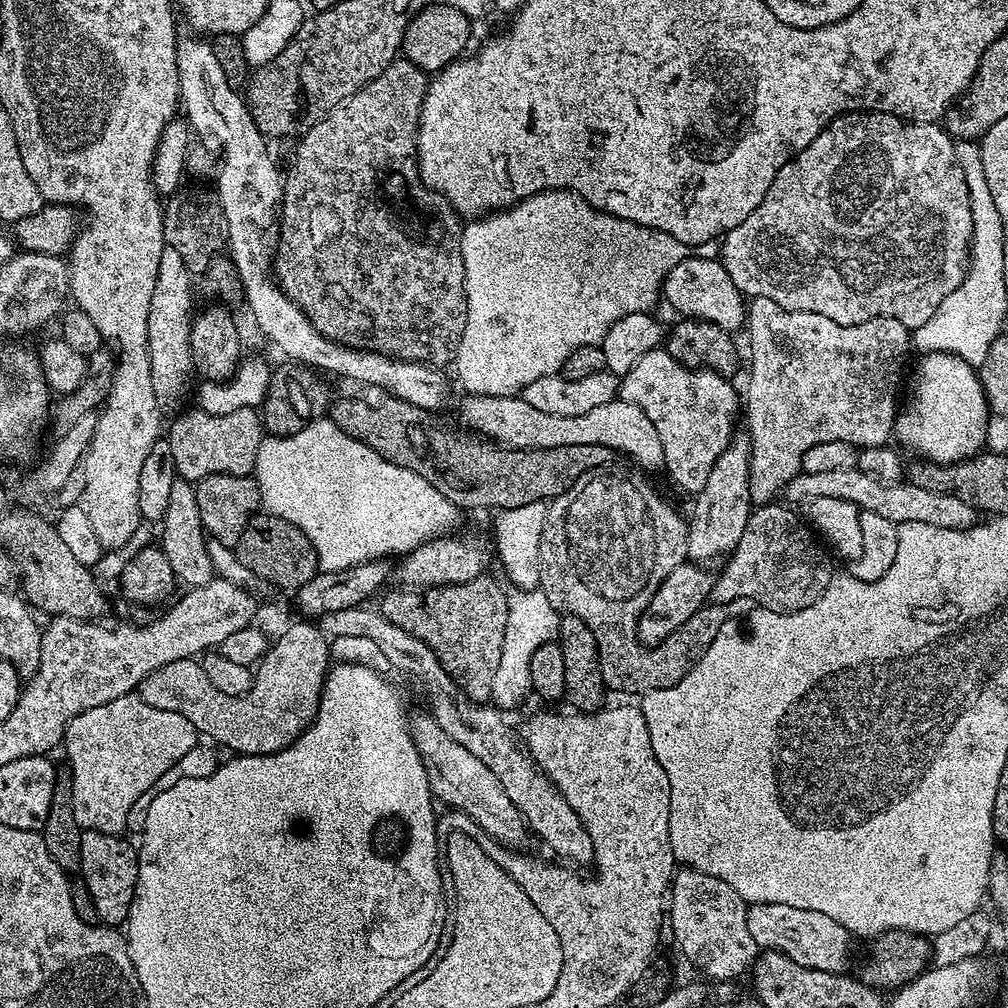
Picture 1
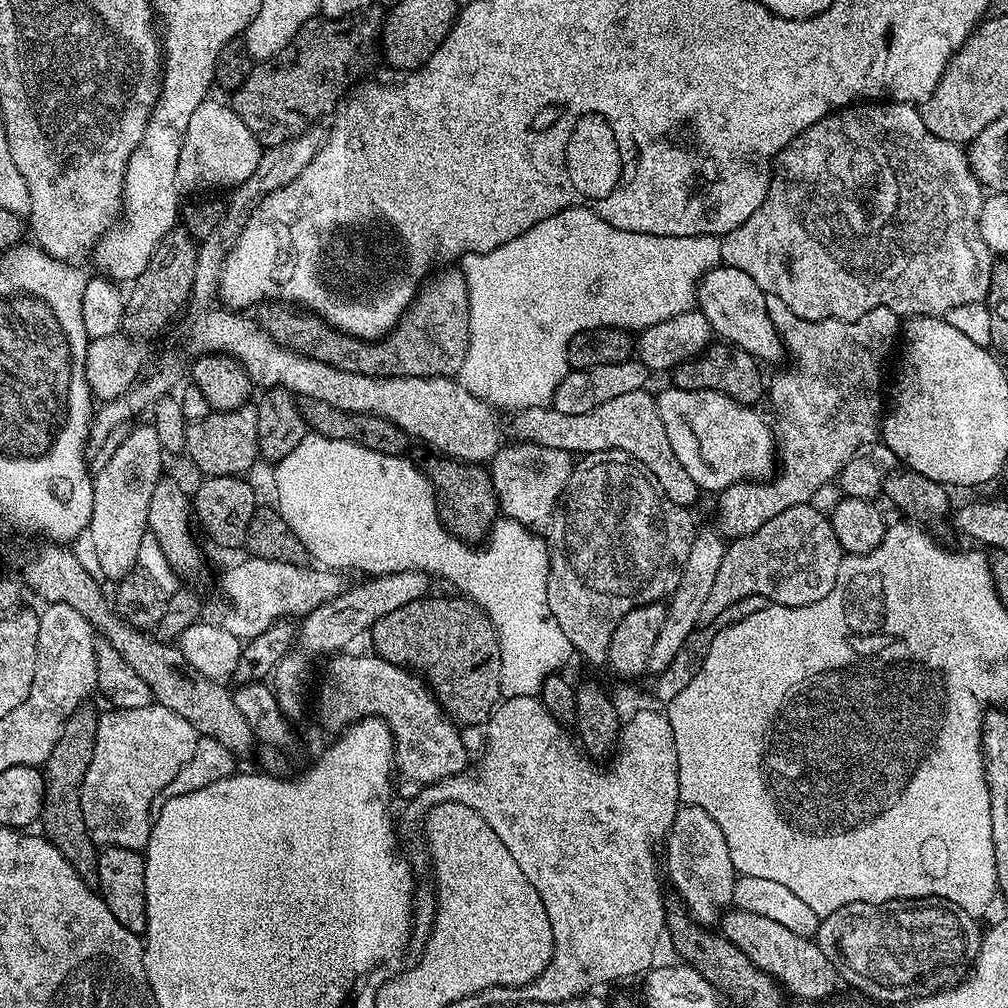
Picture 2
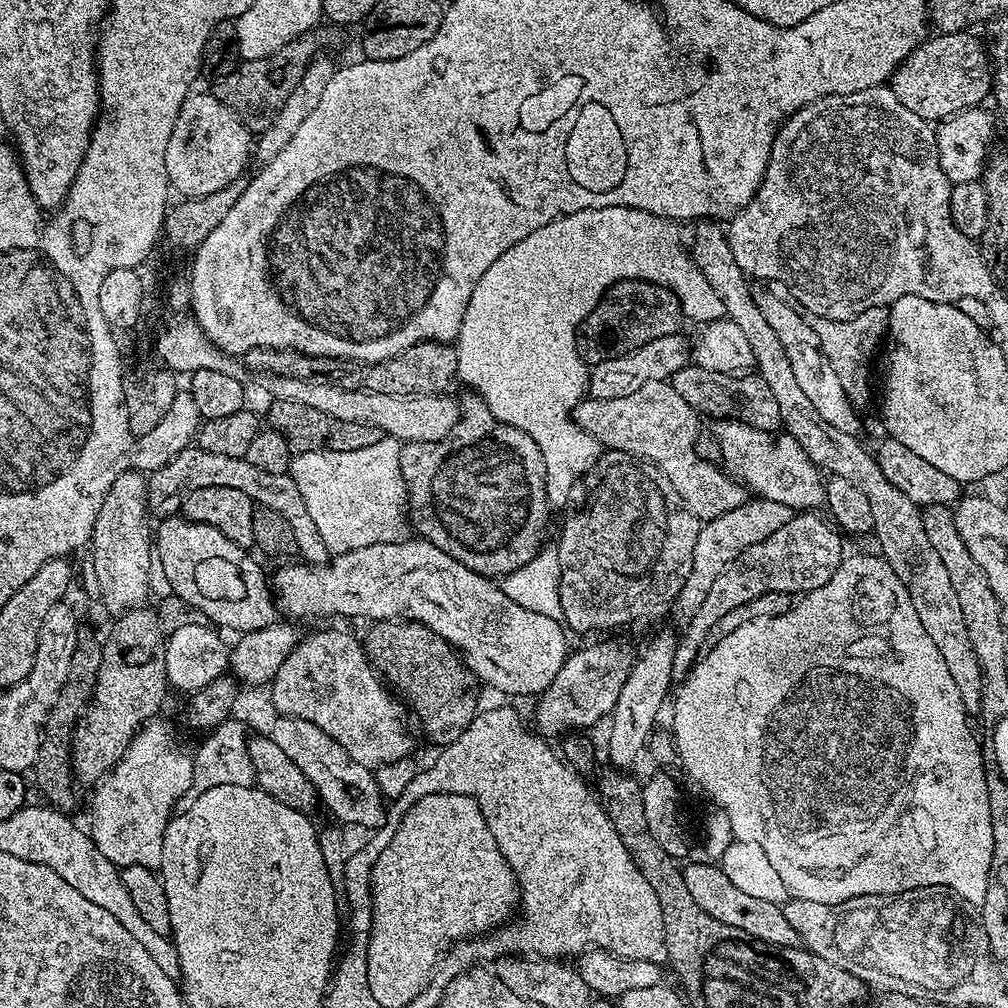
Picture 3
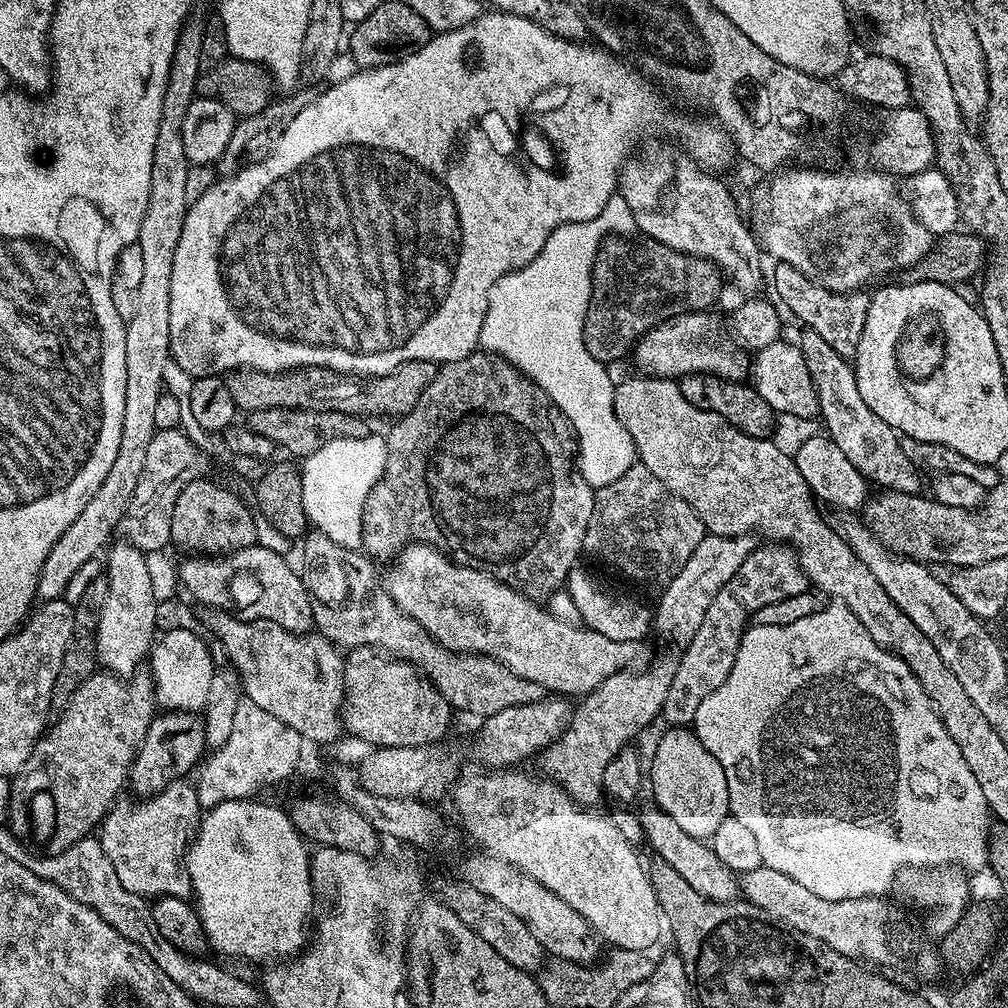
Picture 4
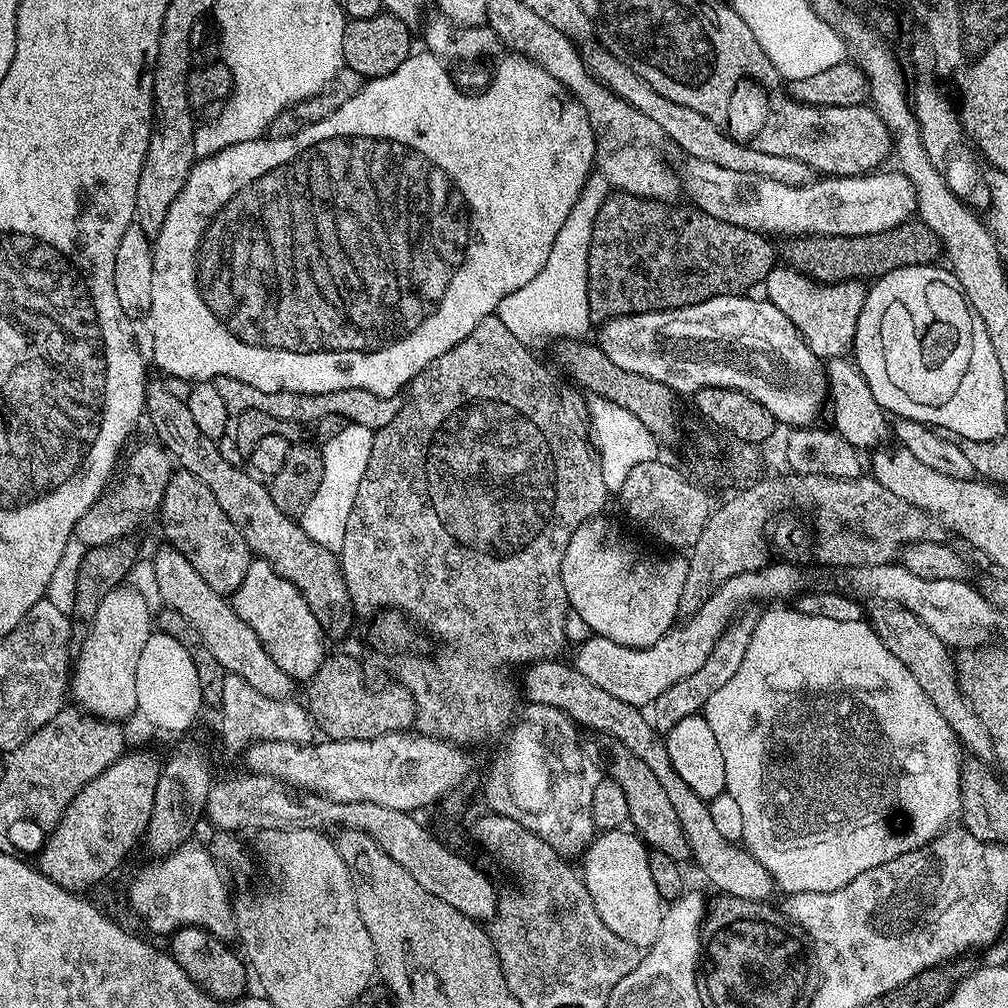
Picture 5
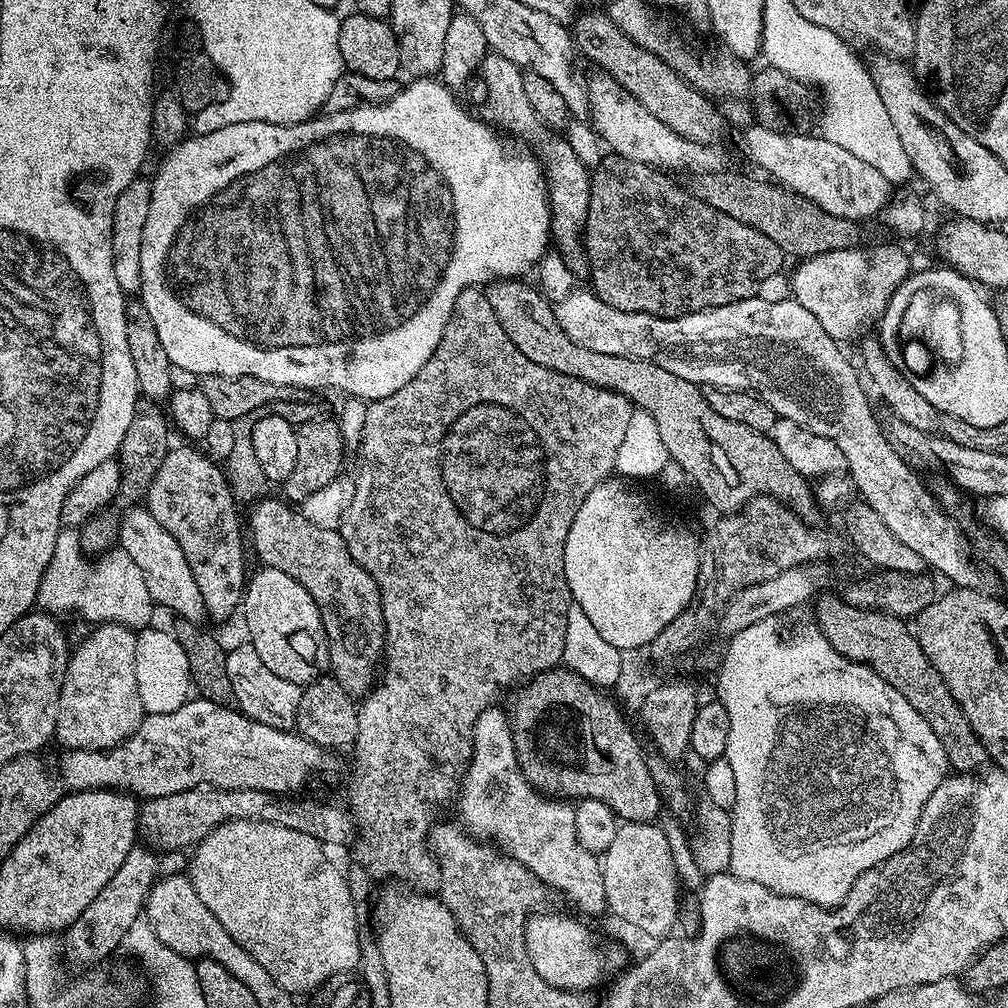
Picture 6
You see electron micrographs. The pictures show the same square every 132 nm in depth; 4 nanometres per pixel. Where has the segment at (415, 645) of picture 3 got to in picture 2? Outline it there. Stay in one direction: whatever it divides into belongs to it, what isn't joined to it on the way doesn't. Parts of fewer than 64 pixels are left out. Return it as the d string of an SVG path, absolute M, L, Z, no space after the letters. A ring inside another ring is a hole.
M433 595L431 598L415 600L406 606L398 606L398 610L393 610L392 613L386 614L386 618L378 618L378 622L370 629L373 638L373 646L375 655L380 656L386 662L398 664L401 668L415 670L426 681L427 687L430 689L433 696L436 697L441 708L457 725L463 724L480 724L483 725L491 716L496 705L500 703L502 697L500 695L500 637L496 634L496 628L490 622L490 618L467 598L455 598L456 600L447 600L444 596Z

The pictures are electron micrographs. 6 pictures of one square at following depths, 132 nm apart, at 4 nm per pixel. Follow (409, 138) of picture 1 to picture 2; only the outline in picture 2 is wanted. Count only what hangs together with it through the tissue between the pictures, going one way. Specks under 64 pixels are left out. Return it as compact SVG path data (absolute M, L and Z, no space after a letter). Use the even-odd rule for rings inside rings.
M448 266L440 271L416 293L416 299L405 310L404 317L394 325L392 331L381 336L379 340L359 340L347 336L345 332L330 327L319 316L307 310L297 310L283 302L265 303L259 309L261 312L258 320L264 331L283 348L297 352L299 356L336 366L338 370L350 370L350 374L394 378L456 378L466 362L470 342L468 287L459 267Z

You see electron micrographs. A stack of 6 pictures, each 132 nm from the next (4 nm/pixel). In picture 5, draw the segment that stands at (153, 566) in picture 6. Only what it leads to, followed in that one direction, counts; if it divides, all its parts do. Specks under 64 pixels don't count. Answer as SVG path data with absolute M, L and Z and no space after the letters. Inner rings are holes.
M164 546L152 560L154 574L158 577L158 586L162 589L162 598L167 607L178 610L194 630L198 630L200 640L218 658L225 673L242 678L258 690L258 694L266 694L275 700L287 700L293 695L294 682L282 670L278 670L278 662L266 654L258 634L238 618L235 608L225 597L219 596L210 585L202 579L202 574L182 558L180 551L171 546Z

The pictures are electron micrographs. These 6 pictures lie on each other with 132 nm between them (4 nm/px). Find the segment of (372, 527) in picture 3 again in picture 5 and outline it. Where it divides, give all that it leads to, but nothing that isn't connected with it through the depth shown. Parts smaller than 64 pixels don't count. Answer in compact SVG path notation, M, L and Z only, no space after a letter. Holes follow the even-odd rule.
M345 423L341 428L344 429L341 432L334 433L329 438L328 445L323 445L324 469L322 470L322 482L318 482L318 490L314 490L314 498L310 498L310 506L306 506L306 510L298 518L302 530L306 530L306 534L310 534L310 538L314 538L314 542L318 542L318 546L334 553L339 553L342 538L346 538L346 521L350 518L350 510L354 506L358 486L366 474L366 466L372 453L373 437L373 433L369 432L366 426Z

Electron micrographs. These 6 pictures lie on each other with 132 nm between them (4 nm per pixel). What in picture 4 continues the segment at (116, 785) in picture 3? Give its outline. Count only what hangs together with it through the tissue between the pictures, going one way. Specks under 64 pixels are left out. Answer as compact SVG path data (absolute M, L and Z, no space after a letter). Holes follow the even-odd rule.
M188 782L167 784L156 796L117 799L99 825L98 839L114 865L114 874L134 894L145 898L193 895L186 857L200 827L202 809L195 787L184 783Z

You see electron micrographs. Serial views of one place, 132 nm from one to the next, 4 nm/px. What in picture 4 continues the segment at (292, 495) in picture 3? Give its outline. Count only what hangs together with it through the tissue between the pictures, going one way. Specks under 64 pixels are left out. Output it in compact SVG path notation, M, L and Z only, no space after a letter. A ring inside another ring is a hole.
M179 427L162 429L150 438L142 478L138 478L138 490L134 490L134 498L120 521L119 531L124 532L123 539L145 554L165 551L172 544L174 502L178 502L178 494L182 494L190 482L203 480L209 475L203 450L188 440L182 431ZM315 530L309 531L302 543L298 571L310 598L312 622L315 631L337 648L371 646L397 660L405 660L432 681L457 713L469 712L477 718L498 714L498 710L506 710L506 706L544 699L545 688L538 686L538 682L518 678L518 674L502 666L502 662L474 652L452 652L438 644L390 598L378 572L376 576L377 565L363 551L338 546L338 542Z

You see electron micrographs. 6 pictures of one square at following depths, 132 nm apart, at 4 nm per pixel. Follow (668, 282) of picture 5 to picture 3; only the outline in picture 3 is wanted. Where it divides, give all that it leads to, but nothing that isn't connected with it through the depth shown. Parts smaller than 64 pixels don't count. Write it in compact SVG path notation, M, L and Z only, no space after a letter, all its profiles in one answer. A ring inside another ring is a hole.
M619 280L576 329L576 349L589 366L610 358L622 358L622 354L630 354L638 350L638 346L654 342L654 338L677 335L681 331L680 323L685 320L678 298L669 288L647 284L645 280Z

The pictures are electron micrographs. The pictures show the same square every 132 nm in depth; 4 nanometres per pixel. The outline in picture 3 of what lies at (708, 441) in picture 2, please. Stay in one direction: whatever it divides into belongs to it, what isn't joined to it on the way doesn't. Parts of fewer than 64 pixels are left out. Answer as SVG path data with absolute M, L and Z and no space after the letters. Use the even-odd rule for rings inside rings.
M722 420L715 426L716 448L720 451L721 460L719 463L729 464L724 466L731 469L735 479L739 480L749 493L762 500L790 506L794 510L820 510L825 507L825 477L806 454L806 450L802 450L802 446L794 442L792 436L754 430L737 420Z

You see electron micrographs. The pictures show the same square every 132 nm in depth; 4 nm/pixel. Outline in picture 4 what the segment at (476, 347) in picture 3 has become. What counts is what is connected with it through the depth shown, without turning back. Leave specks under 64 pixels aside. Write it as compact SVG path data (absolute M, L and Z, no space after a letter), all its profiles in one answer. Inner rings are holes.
M619 194L606 202L602 214L586 222L558 225L550 238L546 238L546 246L542 246L534 259L526 266L498 278L498 282L490 290L486 318L480 331L479 347L510 361L552 399L557 410L572 425L574 444L578 449L578 475L593 490L610 486L610 482L622 478L622 474L626 474L626 470L630 470L638 460L632 435L626 430L626 426L622 426L614 410L616 384L608 377L609 369L605 364L598 362L598 358L594 358L590 350L586 350L584 341L584 319L592 293L592 267L596 261L596 251L609 234L632 234L636 231L634 214L630 206L626 206L626 198Z

